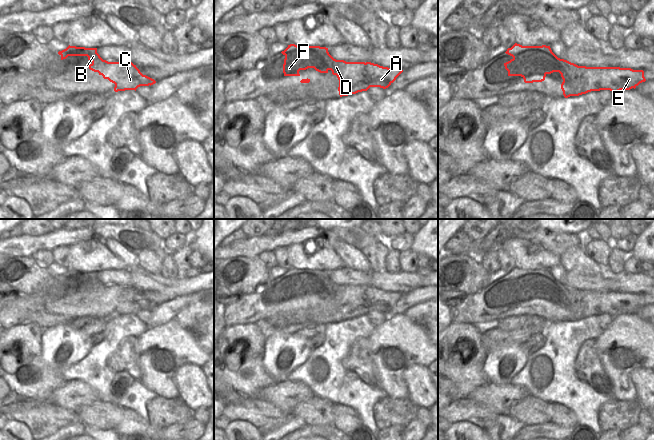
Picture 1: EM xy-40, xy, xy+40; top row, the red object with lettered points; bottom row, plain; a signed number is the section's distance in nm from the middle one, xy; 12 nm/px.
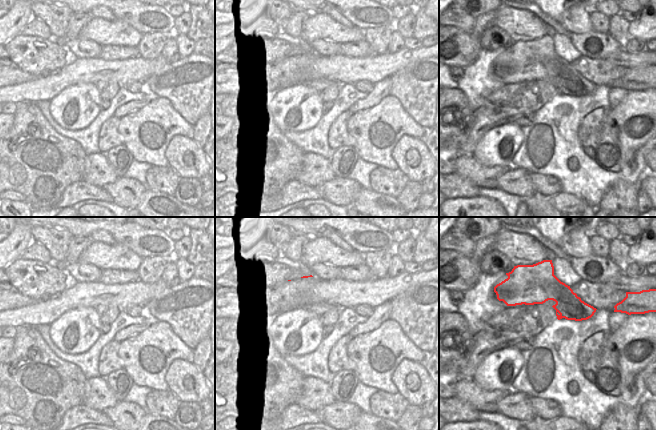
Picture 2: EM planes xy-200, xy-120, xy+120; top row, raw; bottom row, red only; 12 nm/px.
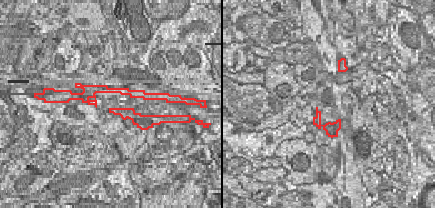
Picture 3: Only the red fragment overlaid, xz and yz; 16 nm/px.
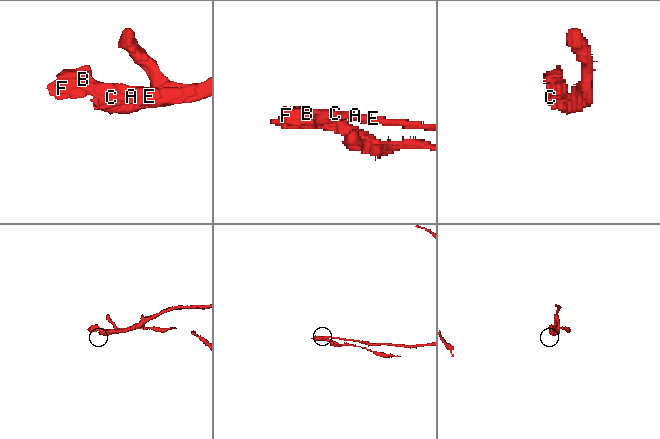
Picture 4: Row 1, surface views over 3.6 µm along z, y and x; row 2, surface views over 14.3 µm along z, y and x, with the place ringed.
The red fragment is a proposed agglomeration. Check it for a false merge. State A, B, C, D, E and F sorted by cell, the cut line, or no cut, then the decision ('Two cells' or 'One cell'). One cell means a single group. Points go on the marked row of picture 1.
Groups: A E / B C D F. Split along xy-40 (136, 78), (139, 81), (154, 81). Two cells.

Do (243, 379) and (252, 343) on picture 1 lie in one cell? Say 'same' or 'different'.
same

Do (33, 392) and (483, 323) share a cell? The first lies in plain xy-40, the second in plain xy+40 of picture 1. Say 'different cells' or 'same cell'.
different cells

